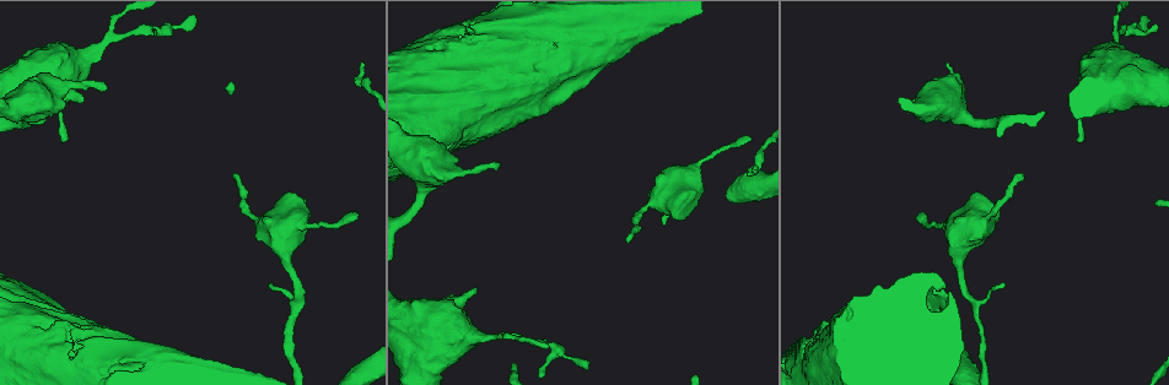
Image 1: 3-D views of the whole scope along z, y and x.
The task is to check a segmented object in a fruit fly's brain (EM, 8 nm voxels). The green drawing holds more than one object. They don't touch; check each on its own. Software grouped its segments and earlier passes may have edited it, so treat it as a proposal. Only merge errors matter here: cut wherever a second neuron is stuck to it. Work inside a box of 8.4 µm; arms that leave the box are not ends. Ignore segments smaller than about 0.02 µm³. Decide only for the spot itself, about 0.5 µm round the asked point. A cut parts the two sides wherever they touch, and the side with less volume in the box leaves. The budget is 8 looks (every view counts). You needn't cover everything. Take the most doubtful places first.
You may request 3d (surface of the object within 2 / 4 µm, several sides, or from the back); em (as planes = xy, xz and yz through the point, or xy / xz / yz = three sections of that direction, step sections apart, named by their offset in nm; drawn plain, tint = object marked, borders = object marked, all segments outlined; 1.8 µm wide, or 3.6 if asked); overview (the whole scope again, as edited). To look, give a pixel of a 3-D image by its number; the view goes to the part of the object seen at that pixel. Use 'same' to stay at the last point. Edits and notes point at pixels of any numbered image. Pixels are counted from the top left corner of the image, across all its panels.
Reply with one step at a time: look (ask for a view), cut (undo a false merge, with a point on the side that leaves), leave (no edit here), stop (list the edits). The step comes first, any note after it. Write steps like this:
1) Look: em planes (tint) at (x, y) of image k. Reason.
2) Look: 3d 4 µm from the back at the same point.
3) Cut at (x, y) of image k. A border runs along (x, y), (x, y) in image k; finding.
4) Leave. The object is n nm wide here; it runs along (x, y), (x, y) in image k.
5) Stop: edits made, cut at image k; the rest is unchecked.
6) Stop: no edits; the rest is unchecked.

Look: 3d 4 µm at (109, 42) of image 1.

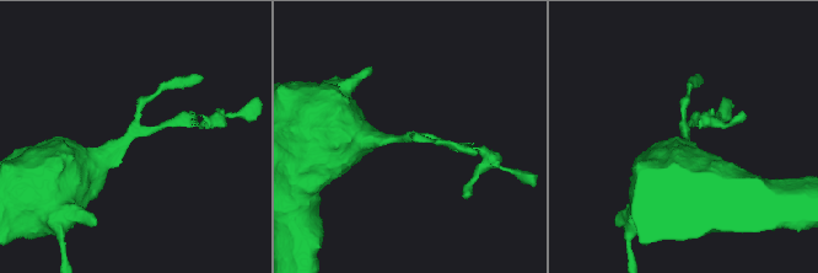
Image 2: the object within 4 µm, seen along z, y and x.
Look: em xz step 16 (tint) at (130, 135) of image 2.

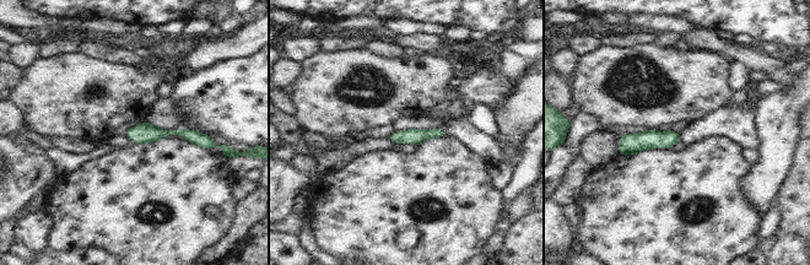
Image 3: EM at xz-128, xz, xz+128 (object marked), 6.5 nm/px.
Look: em planes (tint) at the same point. Another direction.

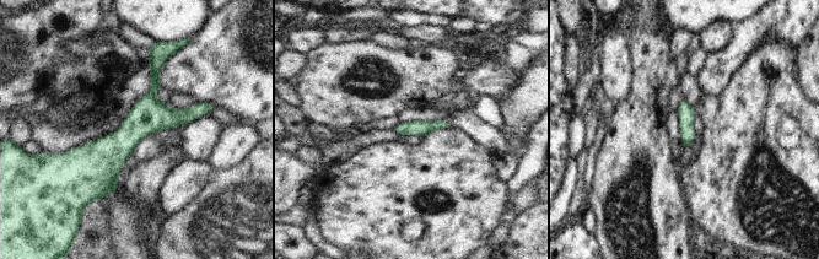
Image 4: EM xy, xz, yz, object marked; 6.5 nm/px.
Leave. 3 arms meet here; it runs along (155, 57), (149, 113), (103, 161), (103, 193) in image 4; one neuron here.

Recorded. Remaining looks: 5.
Look: 3d 4 µm at (959, 250) of image 1. Calibre changes.

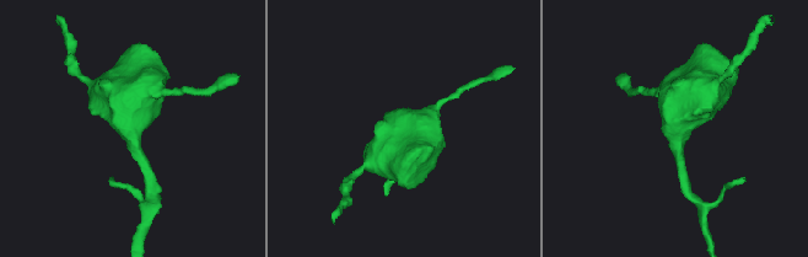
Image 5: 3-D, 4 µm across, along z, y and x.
Look: em xy step 16 (tint) at (132, 127) of image 5. Now the EM.

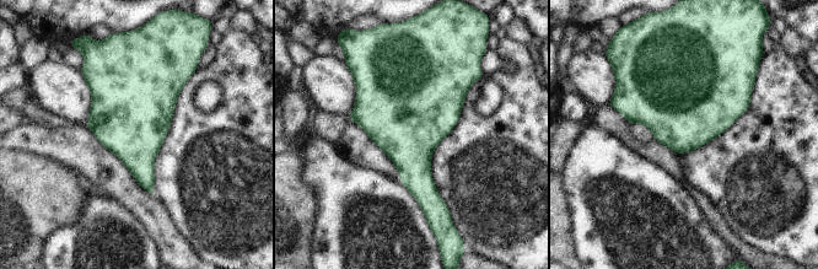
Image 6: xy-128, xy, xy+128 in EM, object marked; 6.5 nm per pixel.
Look: em planes (tint) at the same point.

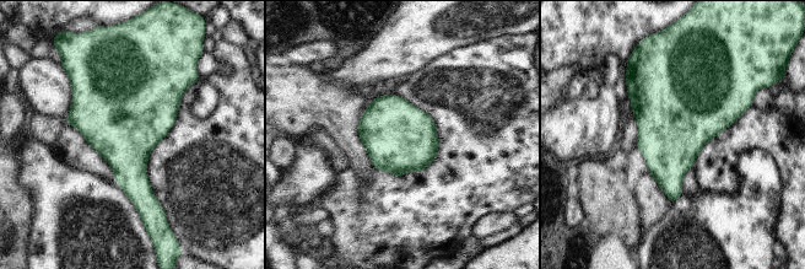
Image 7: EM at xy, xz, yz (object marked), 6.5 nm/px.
Leave. Continuous, no second neuron.

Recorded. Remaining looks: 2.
Look: 3d 4 µm at (1106, 86) of image 1. Thick turns thin.

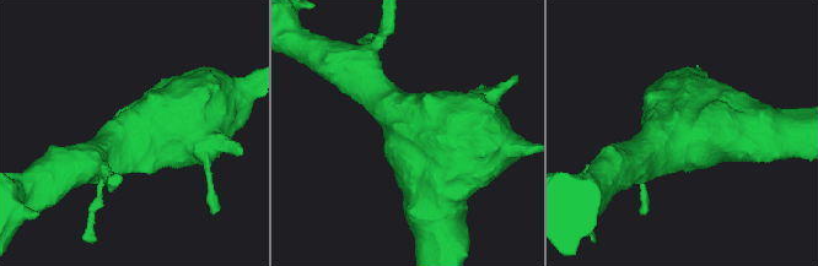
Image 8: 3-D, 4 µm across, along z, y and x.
Look: em 3.6 µm planes (tint) at (148, 132) of image 8.

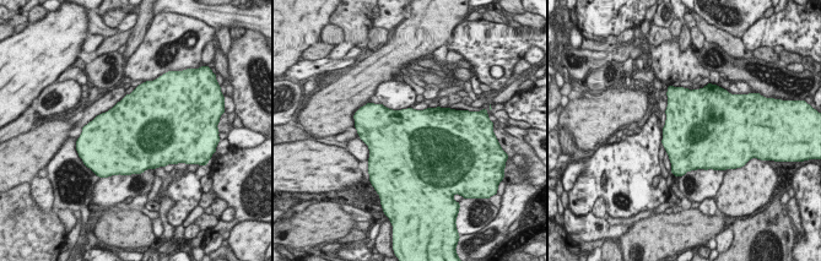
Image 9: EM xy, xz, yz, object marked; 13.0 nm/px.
Leave. Continuous, no second neuron.

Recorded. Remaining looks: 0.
Stop: no edits; the rest is unchecked.

